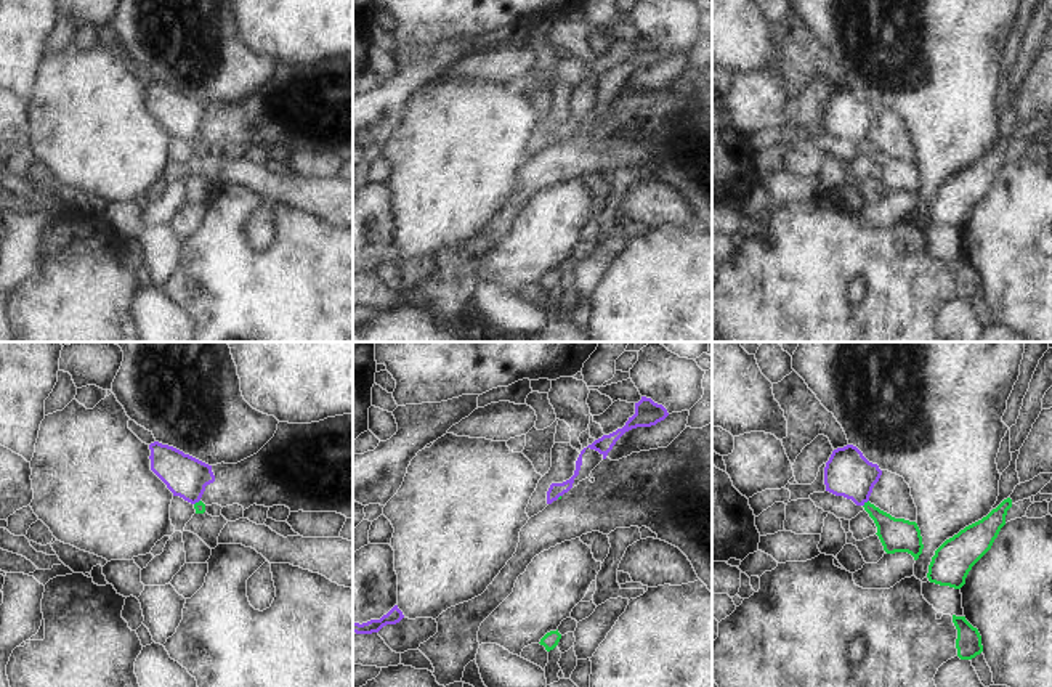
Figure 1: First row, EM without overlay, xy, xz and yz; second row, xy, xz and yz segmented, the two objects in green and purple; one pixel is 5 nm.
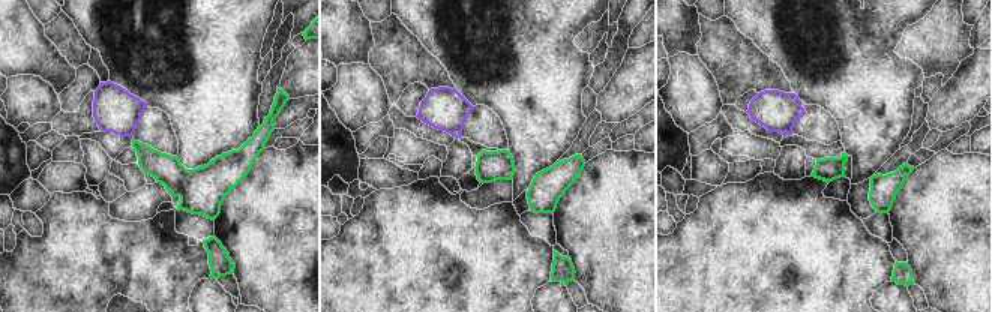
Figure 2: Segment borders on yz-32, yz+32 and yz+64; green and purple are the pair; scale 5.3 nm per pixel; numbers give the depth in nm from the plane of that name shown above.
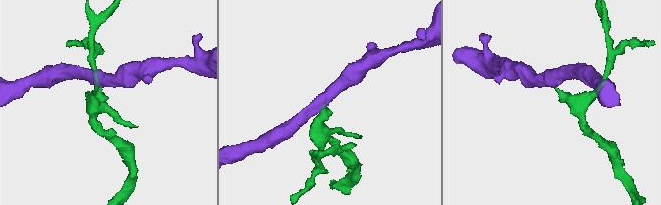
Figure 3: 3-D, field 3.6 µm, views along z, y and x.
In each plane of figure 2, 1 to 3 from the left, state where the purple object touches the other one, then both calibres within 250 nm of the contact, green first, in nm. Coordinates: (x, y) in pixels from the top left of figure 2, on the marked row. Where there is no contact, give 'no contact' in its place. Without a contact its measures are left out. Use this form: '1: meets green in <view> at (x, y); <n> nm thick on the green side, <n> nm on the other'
1: no contact
2: no contact
3: no contact

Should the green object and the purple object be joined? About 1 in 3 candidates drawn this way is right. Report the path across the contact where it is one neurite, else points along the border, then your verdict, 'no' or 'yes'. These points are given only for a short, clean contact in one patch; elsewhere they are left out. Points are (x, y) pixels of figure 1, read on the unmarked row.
border yz (868, 140), (863, 146); no

